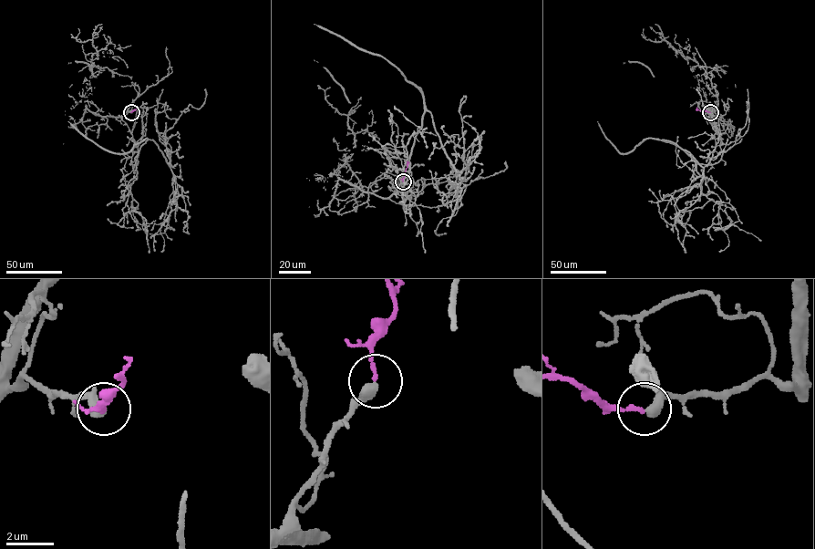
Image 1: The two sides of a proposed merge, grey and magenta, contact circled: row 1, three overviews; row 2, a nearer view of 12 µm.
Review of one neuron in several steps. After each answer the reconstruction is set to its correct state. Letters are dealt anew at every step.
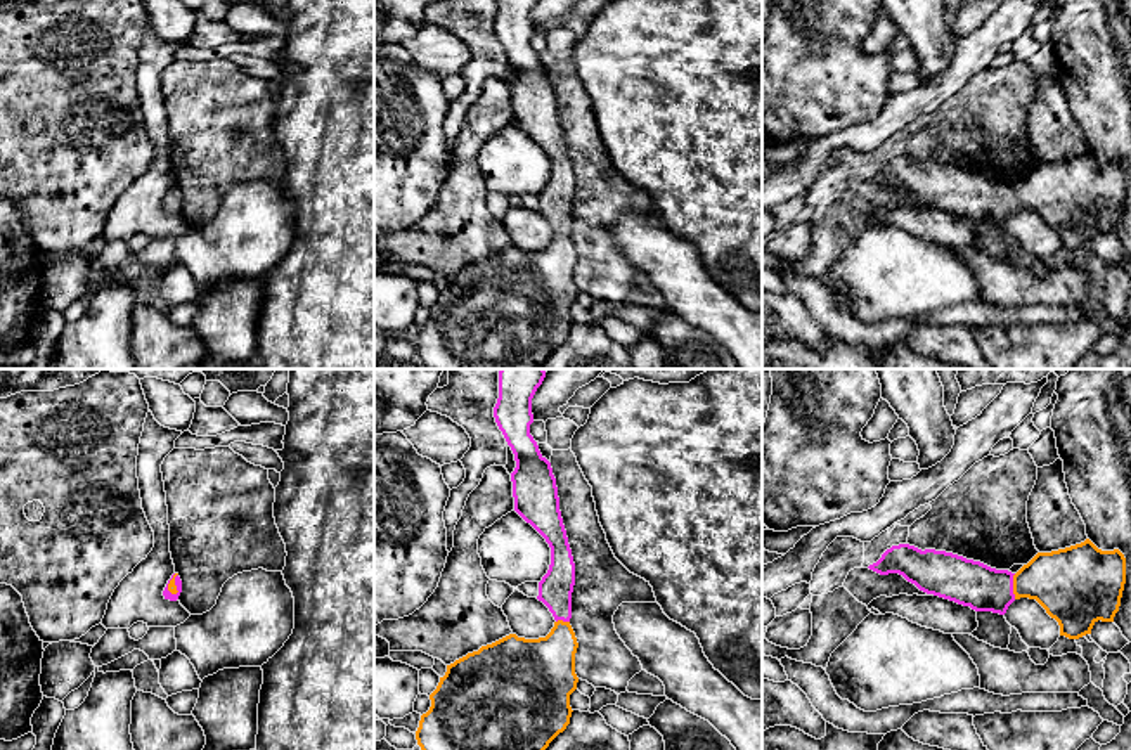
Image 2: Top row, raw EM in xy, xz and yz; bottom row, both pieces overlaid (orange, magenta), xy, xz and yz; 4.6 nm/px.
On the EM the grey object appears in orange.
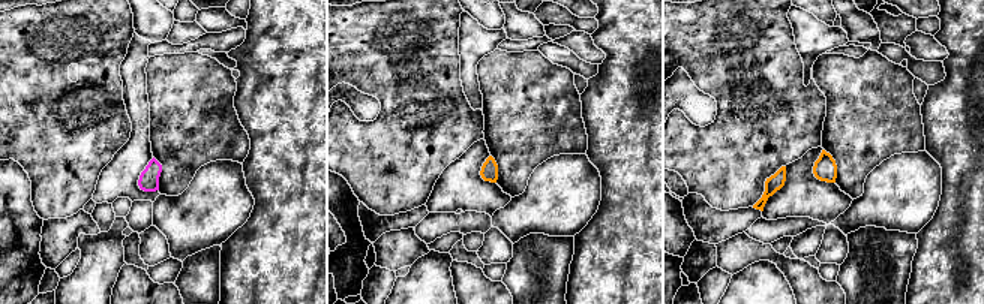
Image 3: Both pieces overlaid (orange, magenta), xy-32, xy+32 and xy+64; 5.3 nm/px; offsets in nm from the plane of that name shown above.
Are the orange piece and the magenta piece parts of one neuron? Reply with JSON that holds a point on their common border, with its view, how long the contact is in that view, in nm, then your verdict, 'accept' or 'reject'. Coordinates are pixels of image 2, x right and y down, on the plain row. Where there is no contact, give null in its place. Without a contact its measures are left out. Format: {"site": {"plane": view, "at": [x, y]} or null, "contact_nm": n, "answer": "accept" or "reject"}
{"site": {"plane": "yz", "at": [1014, 198]}, "contact_nm": 120, "answer": "accept"}

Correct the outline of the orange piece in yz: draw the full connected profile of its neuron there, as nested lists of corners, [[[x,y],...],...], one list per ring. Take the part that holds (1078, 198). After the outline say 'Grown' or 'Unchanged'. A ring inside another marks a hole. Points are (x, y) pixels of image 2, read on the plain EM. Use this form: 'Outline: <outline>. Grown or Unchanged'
Outline: [[[1089,151],[1037,165],[1017,185],[909,156],[892,158],[868,180],[880,187],[899,185],[927,206],[975,223],[1005,227],[1015,211],[1036,211],[1069,251],[1091,246],[1098,232],[1114,234],[1126,196],[1124,166],[1102,163]]]. Grown

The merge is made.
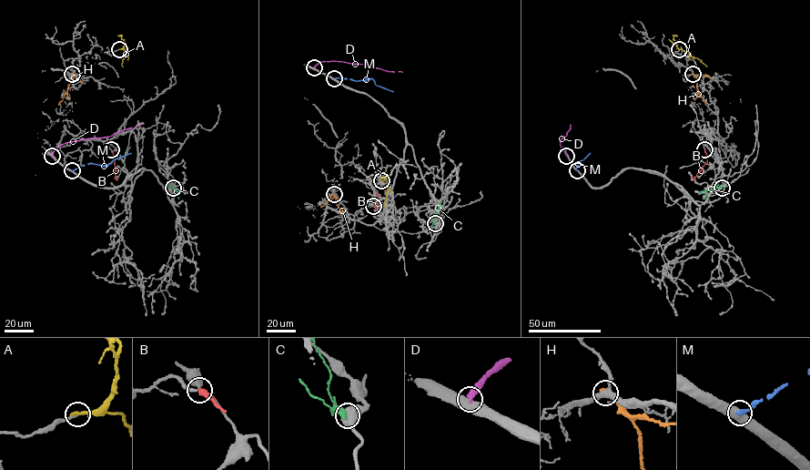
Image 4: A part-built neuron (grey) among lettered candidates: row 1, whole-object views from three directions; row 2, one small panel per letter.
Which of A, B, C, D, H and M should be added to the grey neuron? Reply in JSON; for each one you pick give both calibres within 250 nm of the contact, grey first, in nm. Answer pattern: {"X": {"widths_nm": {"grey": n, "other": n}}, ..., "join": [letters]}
{"B": {"widths_nm": {"grey": 240, "other": 200}}, "join": ["B"]}

